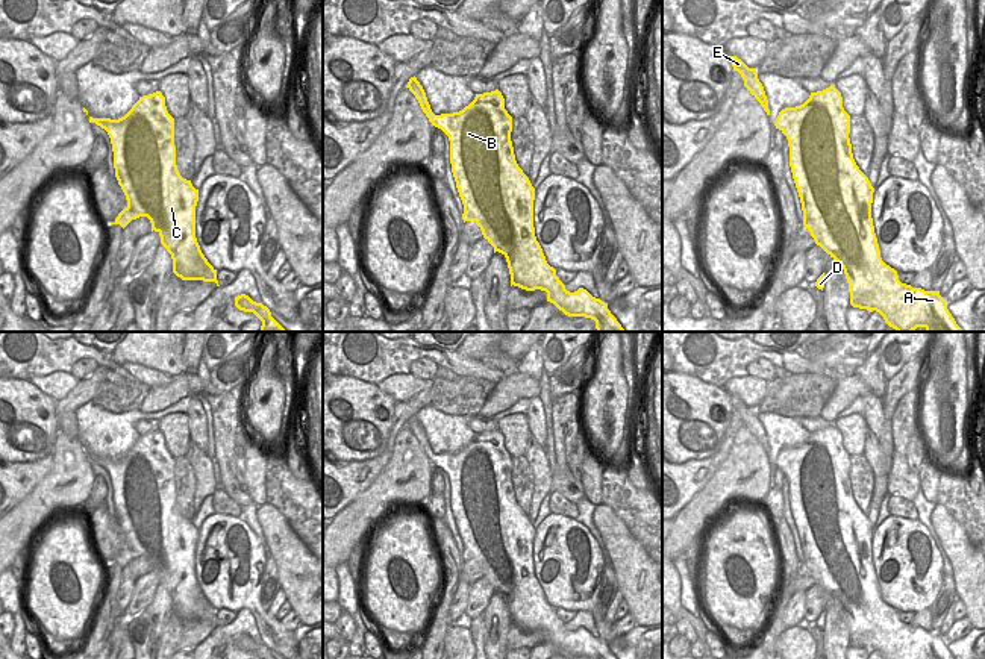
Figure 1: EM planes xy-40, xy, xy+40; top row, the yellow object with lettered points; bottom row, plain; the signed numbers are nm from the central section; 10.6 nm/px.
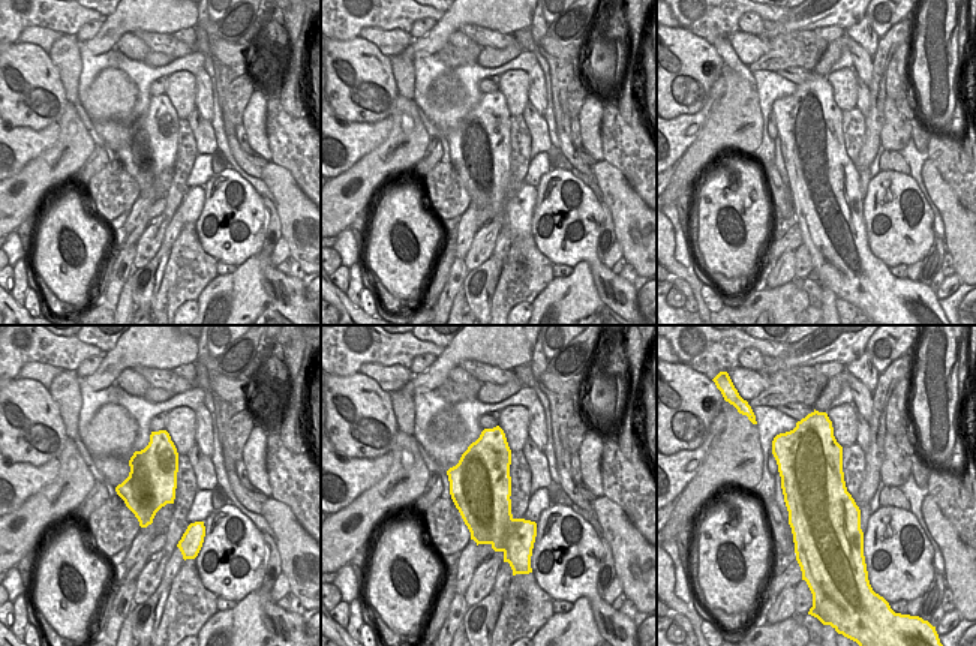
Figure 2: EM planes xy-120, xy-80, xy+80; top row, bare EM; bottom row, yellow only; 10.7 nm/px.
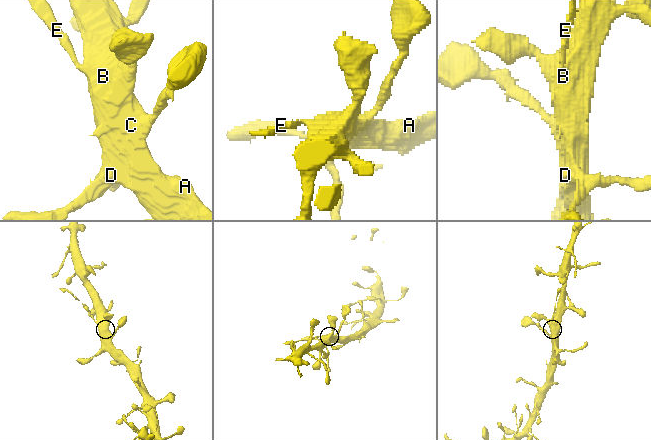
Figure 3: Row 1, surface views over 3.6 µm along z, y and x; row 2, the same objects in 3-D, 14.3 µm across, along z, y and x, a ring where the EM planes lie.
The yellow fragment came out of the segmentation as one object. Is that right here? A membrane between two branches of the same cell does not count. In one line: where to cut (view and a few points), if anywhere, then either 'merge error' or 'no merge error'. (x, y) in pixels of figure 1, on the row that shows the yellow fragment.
xy (429, 105), (422, 108) | merge error

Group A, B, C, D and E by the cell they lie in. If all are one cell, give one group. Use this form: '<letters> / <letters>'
A B C D / E

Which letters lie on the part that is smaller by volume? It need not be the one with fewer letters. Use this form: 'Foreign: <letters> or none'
Foreign: E.

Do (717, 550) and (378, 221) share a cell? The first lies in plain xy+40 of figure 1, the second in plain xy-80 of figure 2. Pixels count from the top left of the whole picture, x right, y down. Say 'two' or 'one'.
one

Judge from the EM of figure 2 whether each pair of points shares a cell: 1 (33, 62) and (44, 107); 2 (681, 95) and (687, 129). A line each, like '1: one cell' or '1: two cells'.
1: one cell
2: two cells

